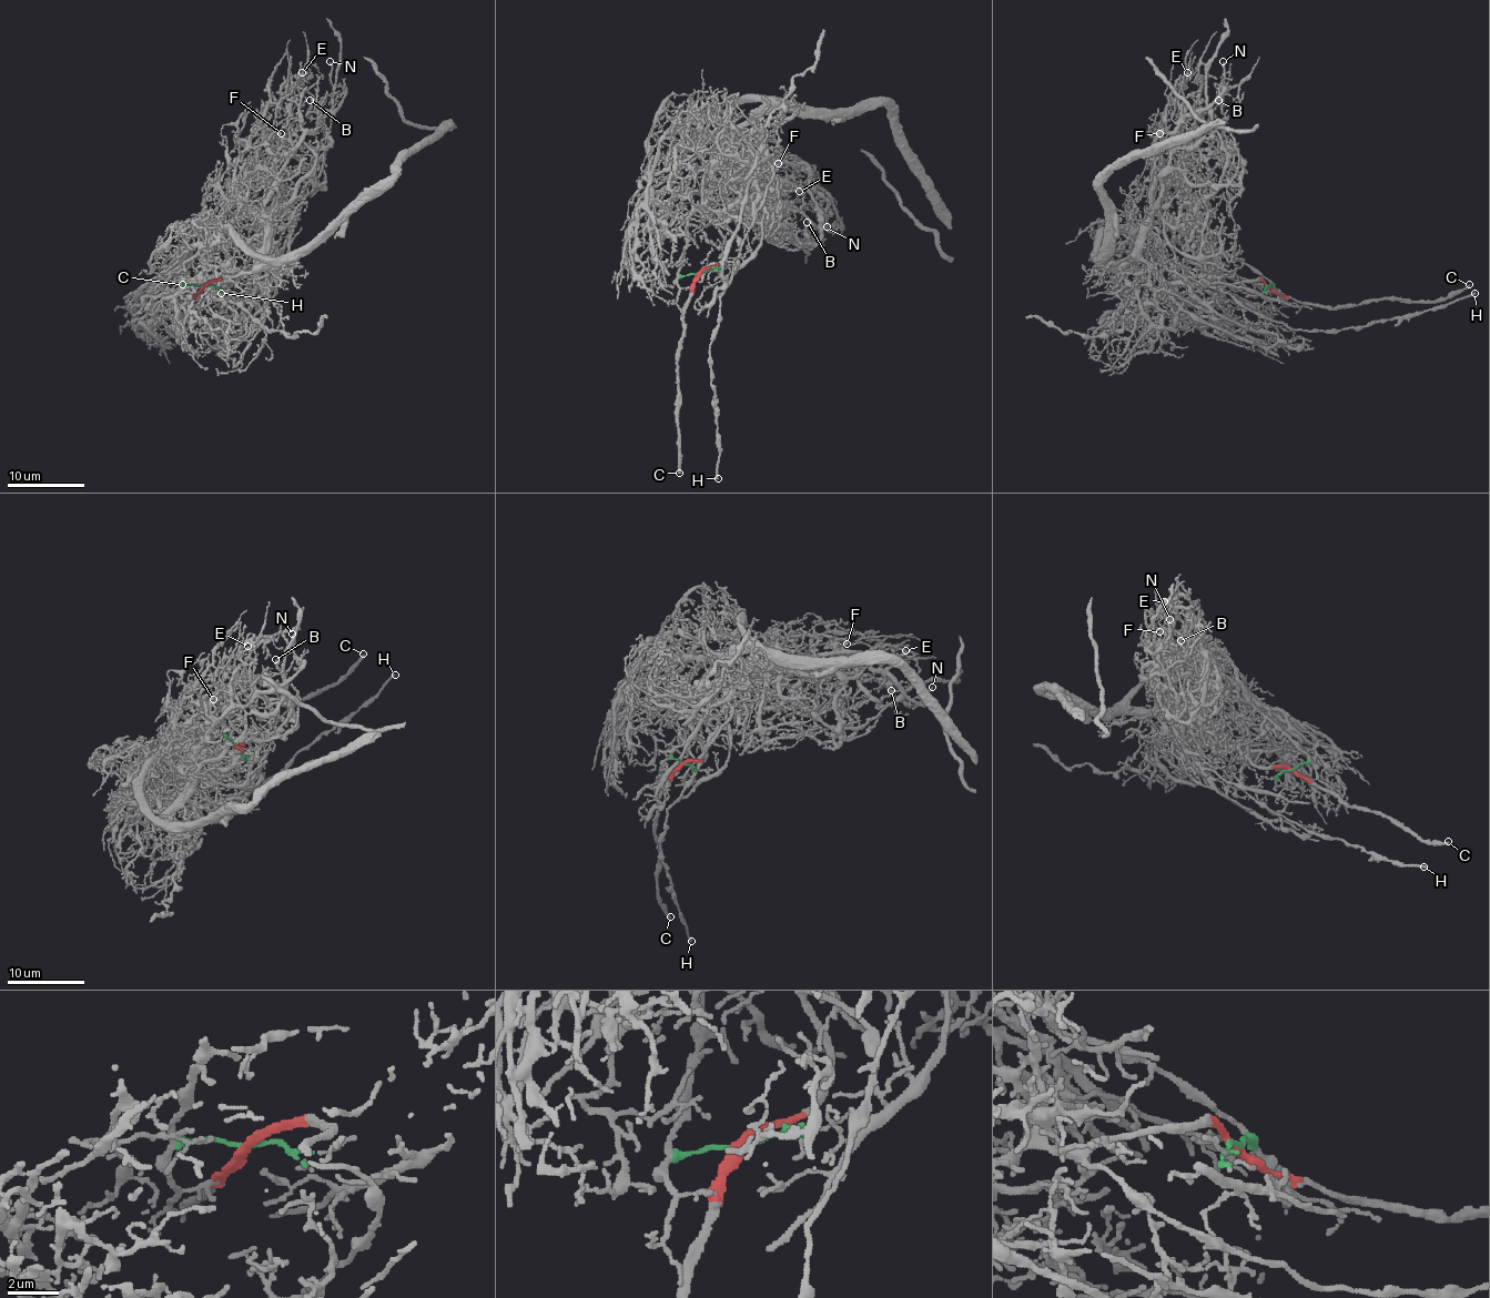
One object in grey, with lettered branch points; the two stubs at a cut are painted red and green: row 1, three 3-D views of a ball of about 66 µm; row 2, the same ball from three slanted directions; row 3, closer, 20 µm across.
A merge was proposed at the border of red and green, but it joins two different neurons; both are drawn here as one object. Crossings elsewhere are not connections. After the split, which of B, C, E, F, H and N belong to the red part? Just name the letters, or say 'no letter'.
C, H

